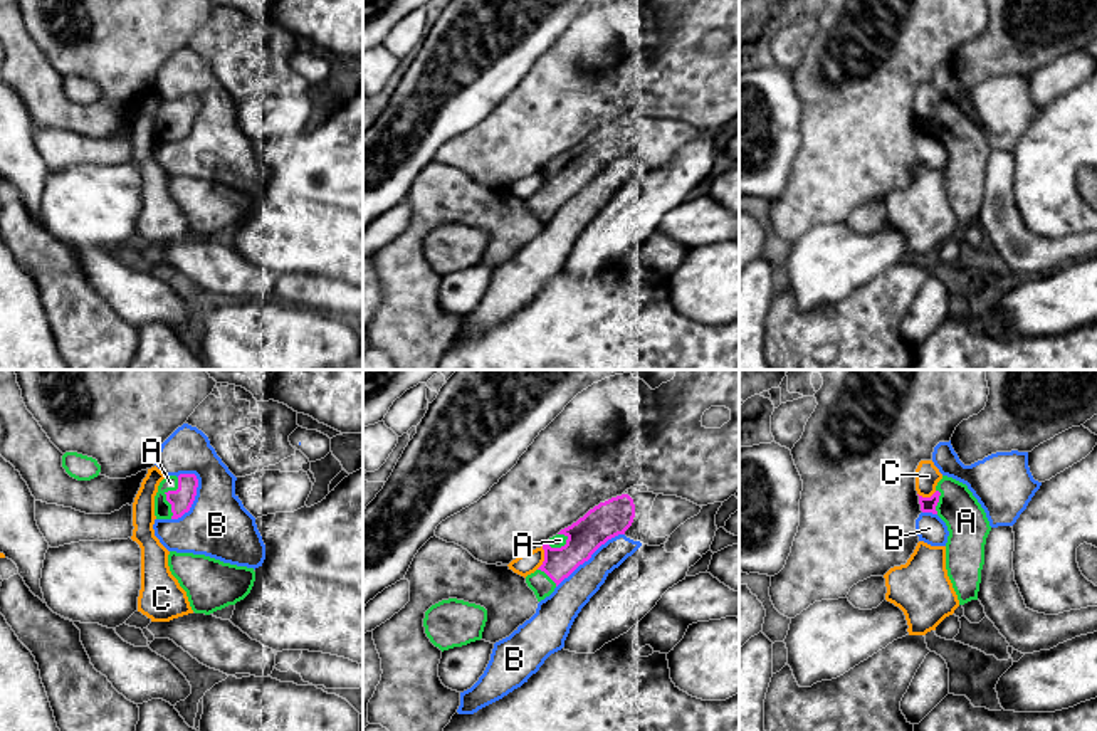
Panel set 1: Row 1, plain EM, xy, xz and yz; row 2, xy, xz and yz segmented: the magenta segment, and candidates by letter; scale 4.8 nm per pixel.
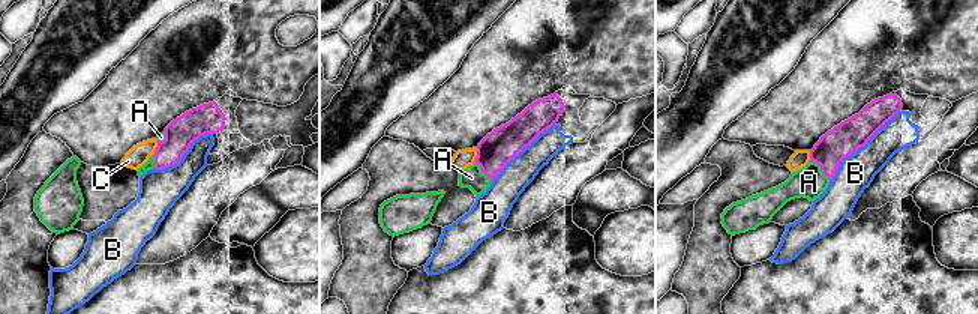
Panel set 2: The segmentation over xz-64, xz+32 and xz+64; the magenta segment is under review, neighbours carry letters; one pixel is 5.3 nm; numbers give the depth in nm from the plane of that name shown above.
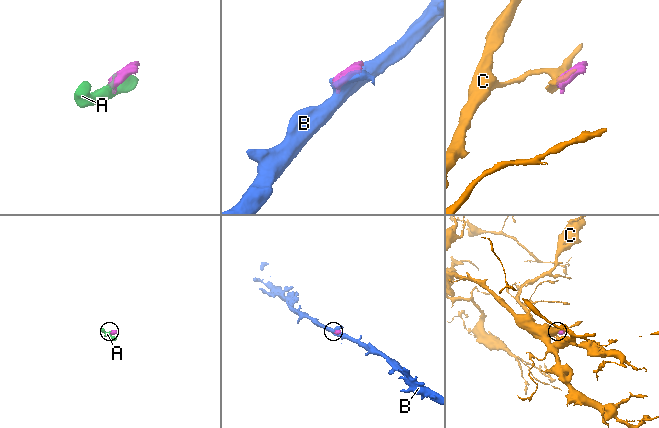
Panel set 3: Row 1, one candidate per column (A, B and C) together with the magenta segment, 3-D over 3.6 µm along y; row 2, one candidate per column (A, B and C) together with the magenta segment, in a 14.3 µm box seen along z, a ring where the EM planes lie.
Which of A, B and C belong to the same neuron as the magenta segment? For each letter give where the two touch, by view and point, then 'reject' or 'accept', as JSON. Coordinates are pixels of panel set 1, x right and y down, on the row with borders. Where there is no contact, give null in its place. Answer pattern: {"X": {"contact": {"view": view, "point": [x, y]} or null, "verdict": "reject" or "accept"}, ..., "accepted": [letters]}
{"A": {"contact": {"view": "xy", "point": [167, 496]}, "verdict": "accept"}, "B": {"contact": {"view": "xy", "point": [194, 499]}, "verdict": "reject"}, "C": {"contact": {"view": "xz", "point": [545, 558]}, "verdict": "reject"}, "accepted": ["A"]}

